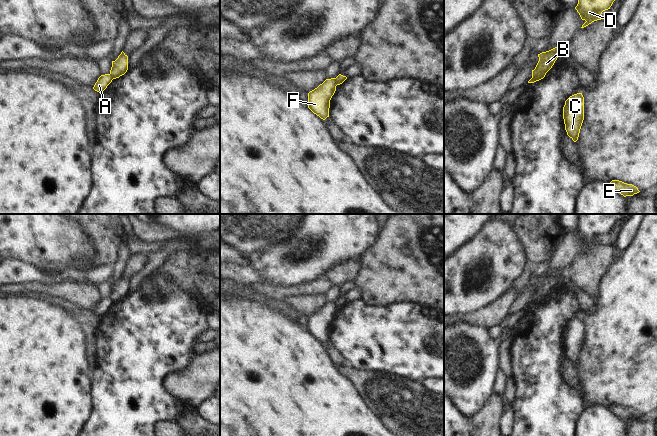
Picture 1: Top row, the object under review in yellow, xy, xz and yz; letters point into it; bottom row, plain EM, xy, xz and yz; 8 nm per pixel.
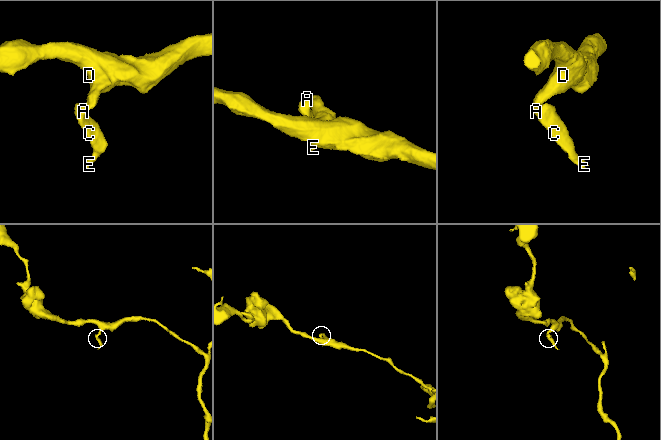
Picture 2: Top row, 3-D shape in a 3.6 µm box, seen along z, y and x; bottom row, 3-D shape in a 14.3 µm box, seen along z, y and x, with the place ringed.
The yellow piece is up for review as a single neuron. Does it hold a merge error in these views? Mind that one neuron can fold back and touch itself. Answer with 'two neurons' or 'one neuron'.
two neurons

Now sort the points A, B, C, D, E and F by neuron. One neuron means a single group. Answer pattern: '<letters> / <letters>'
A C E F / B D

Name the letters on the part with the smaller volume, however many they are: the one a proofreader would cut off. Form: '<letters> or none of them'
A, C, E, F

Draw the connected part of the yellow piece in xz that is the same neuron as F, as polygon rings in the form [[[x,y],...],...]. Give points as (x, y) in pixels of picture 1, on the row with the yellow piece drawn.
[[[335,78],[326,79],[308,93],[308,108],[321,119],[329,117],[330,100],[336,91]]]

